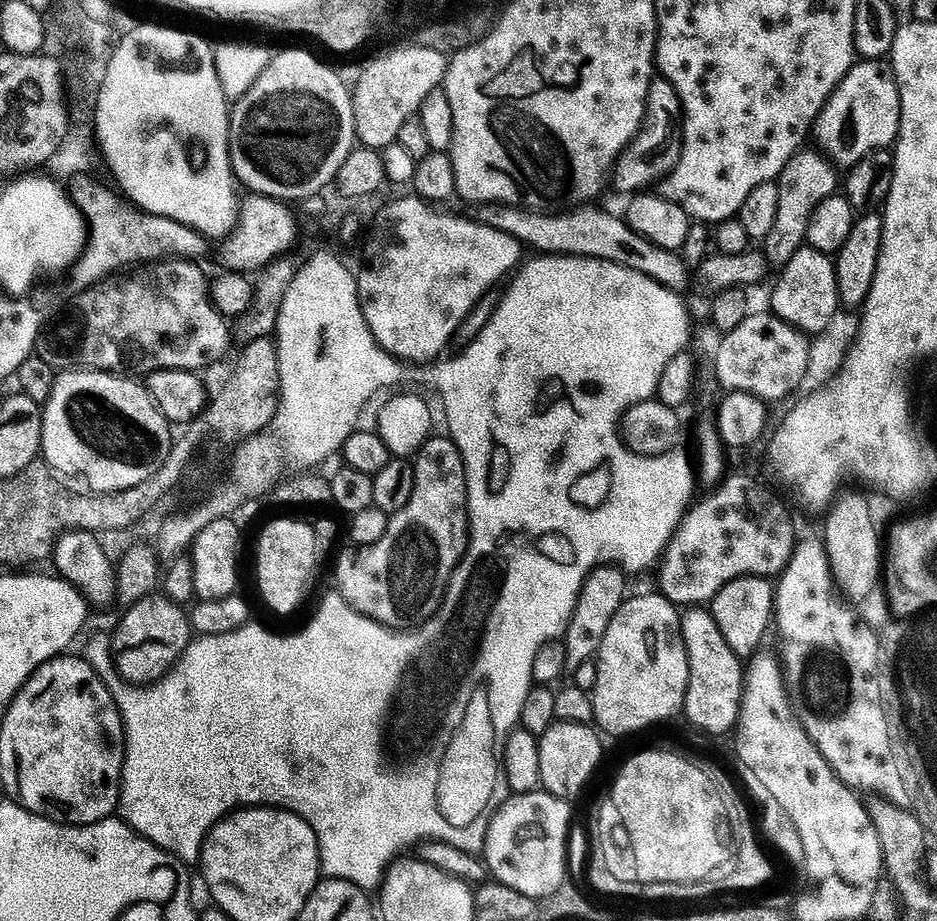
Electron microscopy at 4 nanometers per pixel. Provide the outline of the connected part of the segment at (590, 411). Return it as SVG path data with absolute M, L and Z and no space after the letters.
M543 254L537 255L532 259L536 260L530 261L528 265L525 263L511 277L511 280L513 280L512 285L508 288L508 293L505 291L501 295L498 310L494 310L494 318L490 318L490 322L486 322L482 334L478 334L475 342L459 353L460 361L457 364L450 365L448 368L448 397L444 400L444 416L448 419L446 432L458 446L458 450L464 459L464 474L468 478L468 526L470 535L468 537L468 551L464 553L463 560L460 561L460 565L457 566L455 574L452 575L452 580L449 582L447 590L444 591L444 600L440 604L440 609L429 620L425 620L423 624L413 626L407 630L387 628L386 625L374 622L370 618L363 616L362 613L354 611L340 597L339 591L332 590L332 593L321 602L320 609L316 612L316 617L297 636L271 636L262 625L256 624L256 622L249 622L246 627L234 630L234 634L229 636L202 636L193 639L187 650L182 654L179 662L168 672L168 675L163 676L156 684L137 686L124 683L119 675L116 674L112 674L112 677L110 675L107 677L108 689L112 692L114 702L120 711L120 717L124 719L124 777L120 783L119 815L124 823L128 824L140 836L147 838L151 844L158 846L168 855L180 861L181 864L185 866L195 865L199 861L200 852L204 849L204 841L208 839L208 833L212 831L212 827L220 823L224 817L232 815L241 806L244 808L279 808L285 812L293 812L295 816L301 816L312 827L314 834L318 838L320 866L323 875L334 880L345 880L365 890L379 889L394 861L403 857L407 853L404 851L411 844L418 843L423 836L440 836L442 843L453 844L454 847L461 848L464 852L483 853L484 839L488 833L488 820L484 818L479 820L479 816L480 812L486 811L485 813L487 813L489 811L488 803L491 802L492 795L496 792L496 779L499 781L502 776L502 764L498 759L498 741L507 740L510 733L517 731L520 715L522 714L522 705L526 702L526 694L530 694L530 690L534 687L532 671L534 670L534 658L538 658L538 650L542 650L542 646L546 646L550 642L560 640L563 637L571 616L574 614L578 594L582 590L588 575L596 568L615 566L624 569L625 573L633 574L632 572L642 572L646 568L652 567L653 569L663 557L668 548L668 543L672 541L672 535L676 533L676 527L683 522L684 513L688 511L694 502L692 490L696 484L698 485L698 478L694 473L694 464L693 461L691 464L688 460L676 460L677 453L675 451L667 452L664 456L640 456L637 452L632 452L620 439L620 419L630 406L634 406L638 402L646 402L655 397L656 387L662 378L662 370L666 370L667 364L670 363L670 358L674 358L678 353L685 351L689 347L687 345L688 312L684 309L683 302L680 301L682 299L681 293L672 292L666 286L662 286L626 266L618 266L614 262L582 258L581 256L546 256Z

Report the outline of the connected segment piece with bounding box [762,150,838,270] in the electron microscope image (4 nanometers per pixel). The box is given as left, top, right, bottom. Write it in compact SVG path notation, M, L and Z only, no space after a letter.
M801 150L796 153L795 158L782 170L778 181L778 214L770 234L762 242L762 251L771 267L779 270L785 268L798 254L798 250L805 247L808 239L808 226L814 210L826 198L837 195L838 175L837 169L831 160L819 151Z

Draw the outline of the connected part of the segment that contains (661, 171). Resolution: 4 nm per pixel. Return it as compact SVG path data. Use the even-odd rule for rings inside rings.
M663 78L653 79L648 95L648 113L640 127L638 135L628 143L628 148L614 169L614 188L627 194L644 194L655 189L661 180L667 178L678 166L678 158L682 158L684 145L684 111L680 105L677 91L670 82Z

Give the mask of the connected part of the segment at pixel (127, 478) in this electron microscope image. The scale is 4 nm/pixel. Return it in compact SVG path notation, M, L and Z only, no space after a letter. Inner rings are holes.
M64 370L57 375L52 393L42 405L42 459L52 472L85 480L93 493L112 493L146 482L166 462L174 445L173 425L160 413L147 387L136 380L124 374L91 370Z

